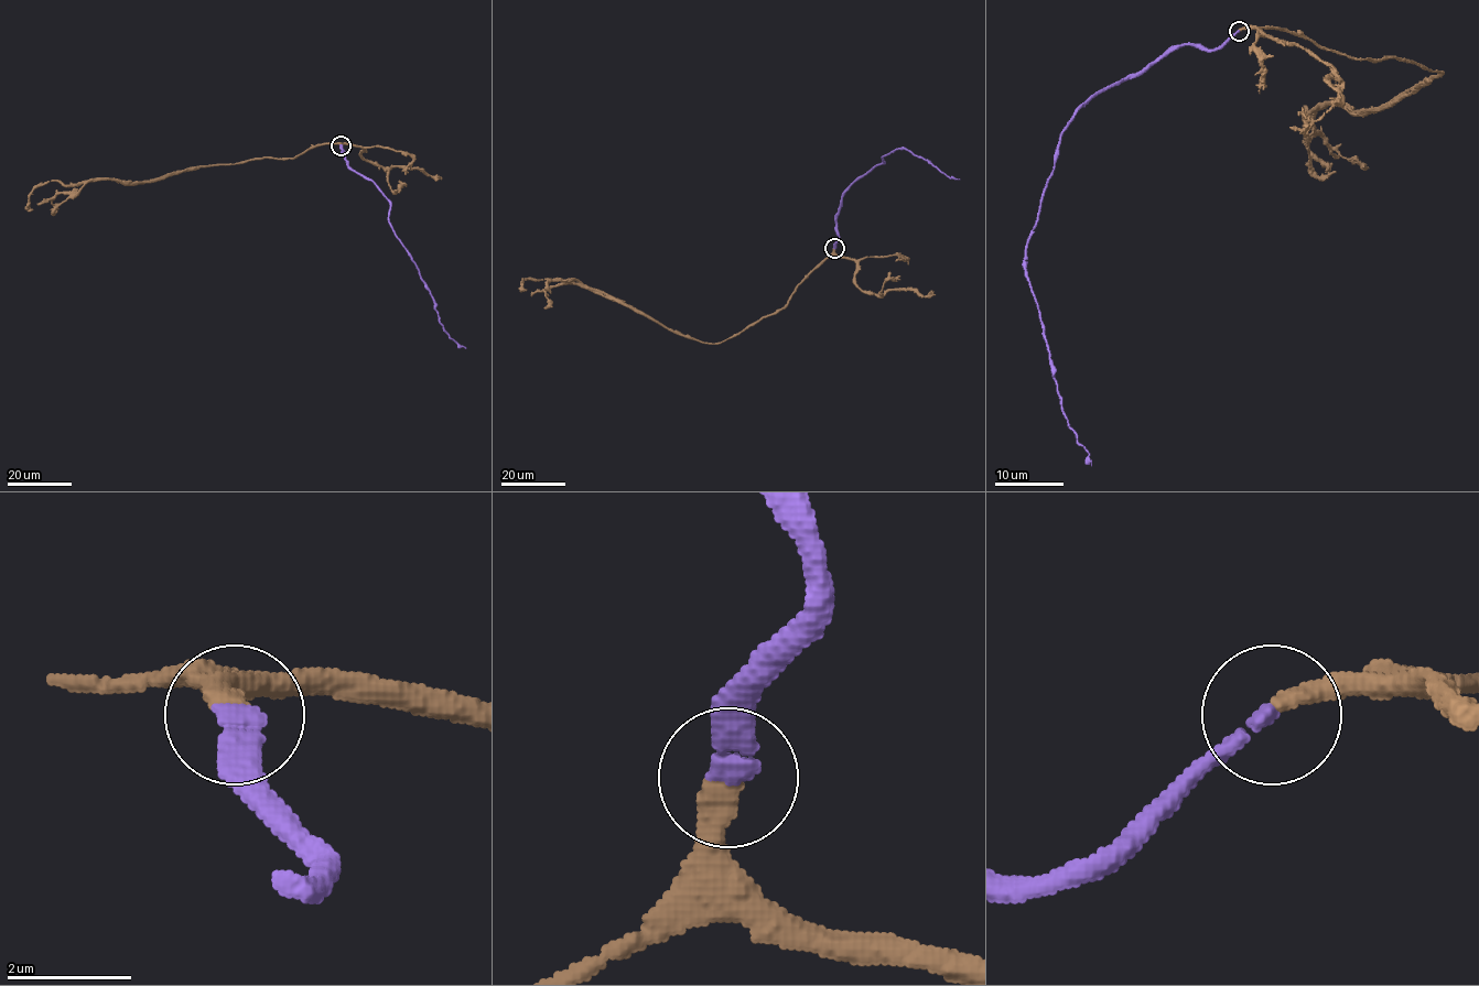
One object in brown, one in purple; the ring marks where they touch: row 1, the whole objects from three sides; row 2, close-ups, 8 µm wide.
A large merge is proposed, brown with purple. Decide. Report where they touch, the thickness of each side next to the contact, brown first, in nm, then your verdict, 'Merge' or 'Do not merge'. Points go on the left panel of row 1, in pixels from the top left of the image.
Place: (341, 145). Thickness 360 nm (brown) against 380 nm. Merge

